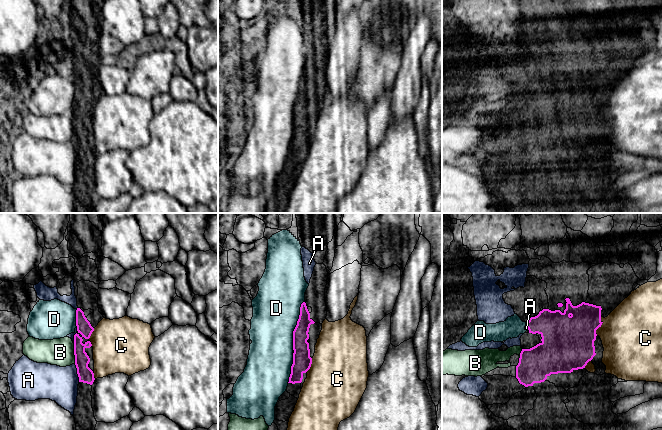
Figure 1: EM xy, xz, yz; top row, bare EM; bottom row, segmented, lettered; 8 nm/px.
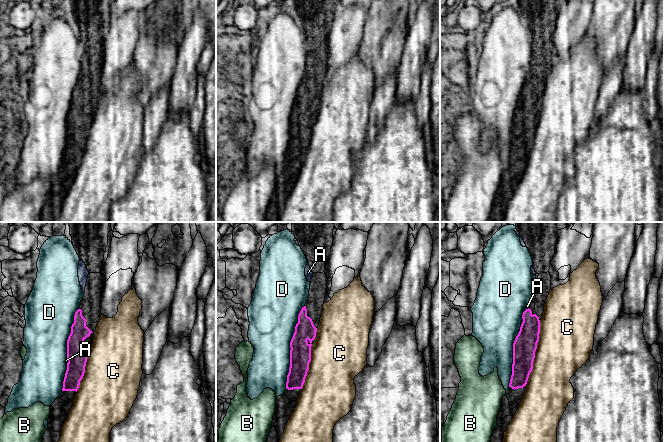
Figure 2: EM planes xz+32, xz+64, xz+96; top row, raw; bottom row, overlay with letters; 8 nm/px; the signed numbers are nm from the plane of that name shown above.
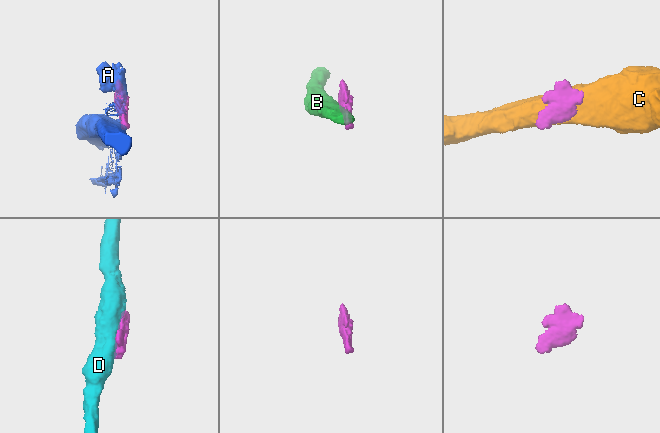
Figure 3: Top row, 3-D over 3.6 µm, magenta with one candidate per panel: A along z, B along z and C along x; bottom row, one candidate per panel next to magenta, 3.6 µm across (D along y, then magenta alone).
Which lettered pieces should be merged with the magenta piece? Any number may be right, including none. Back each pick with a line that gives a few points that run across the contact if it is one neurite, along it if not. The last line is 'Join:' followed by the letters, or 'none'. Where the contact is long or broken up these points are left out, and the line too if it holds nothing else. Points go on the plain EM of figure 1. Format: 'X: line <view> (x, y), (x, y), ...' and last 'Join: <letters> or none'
Join: none

